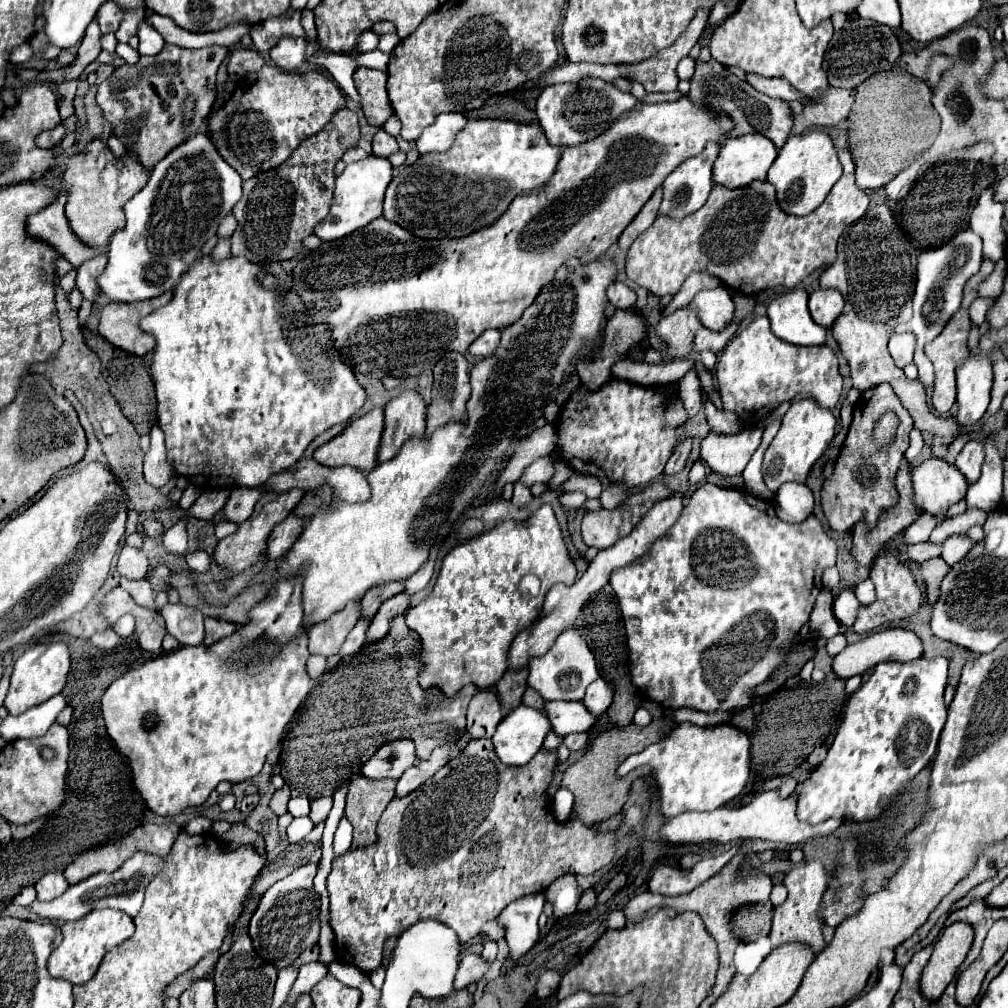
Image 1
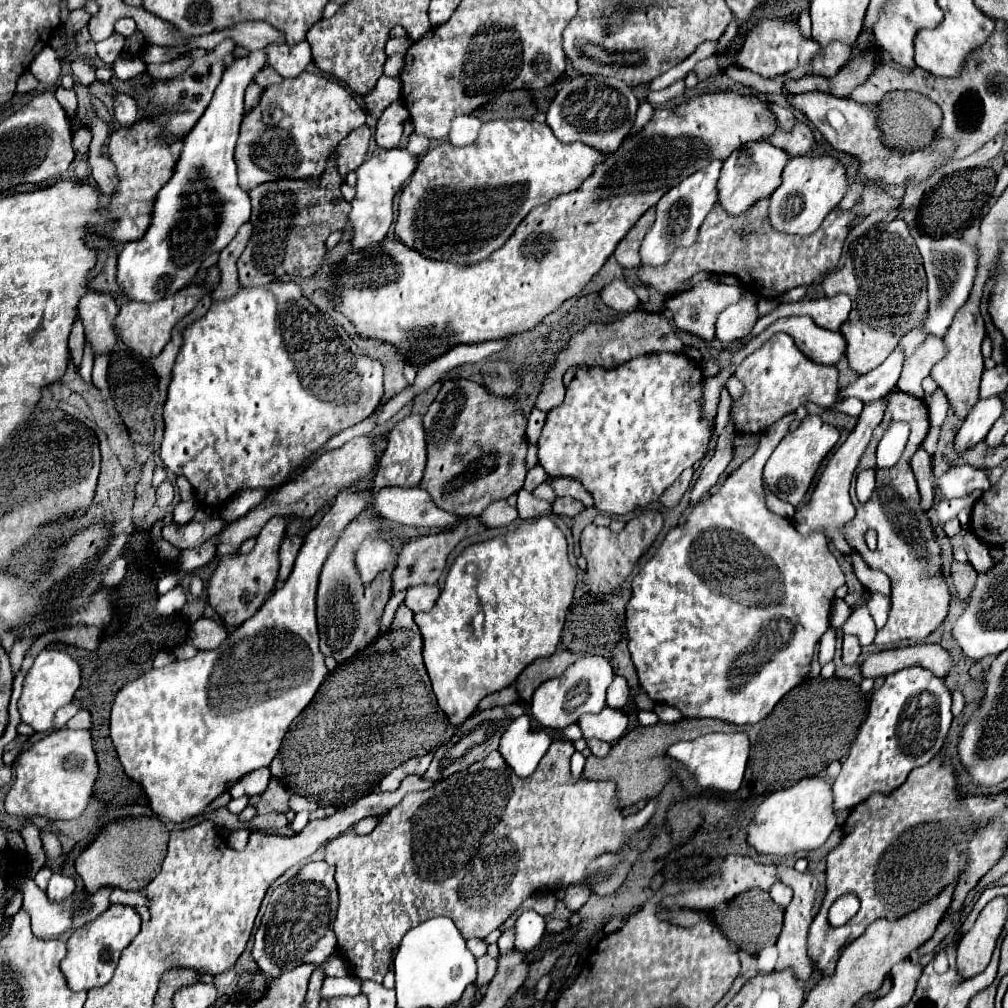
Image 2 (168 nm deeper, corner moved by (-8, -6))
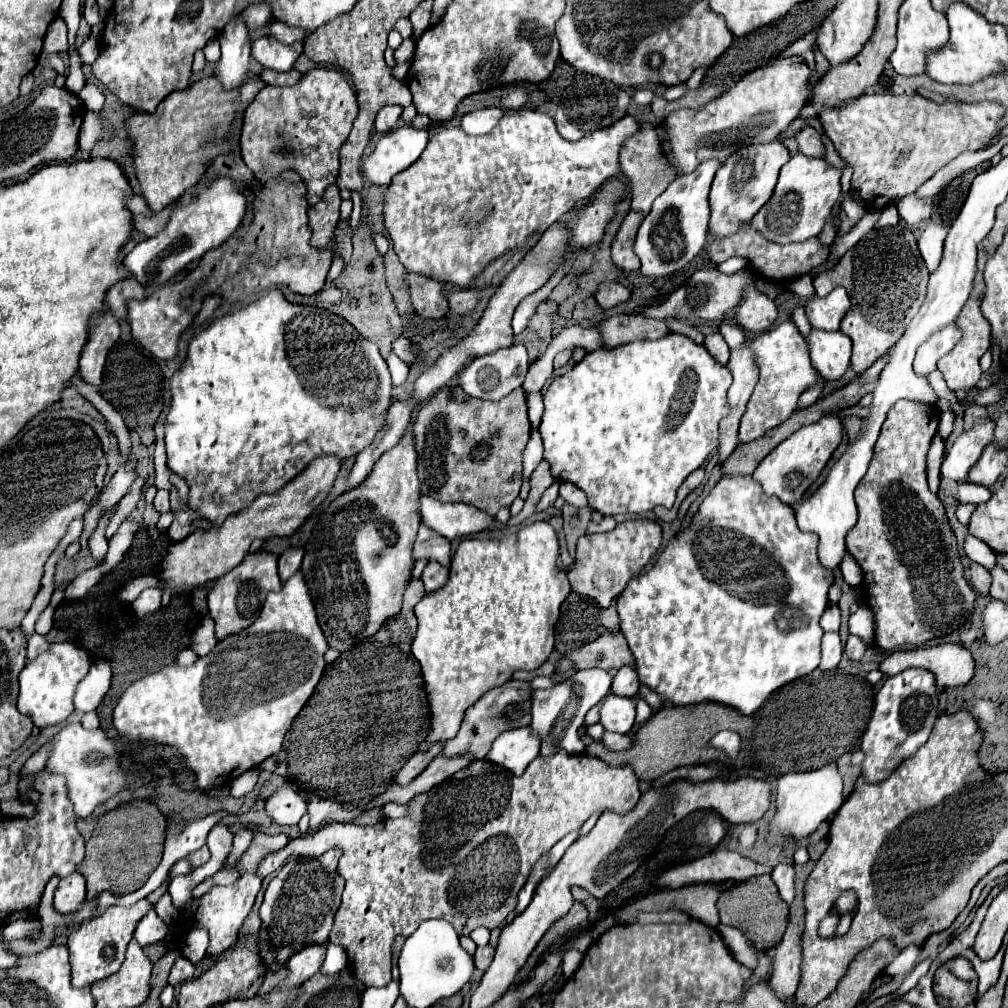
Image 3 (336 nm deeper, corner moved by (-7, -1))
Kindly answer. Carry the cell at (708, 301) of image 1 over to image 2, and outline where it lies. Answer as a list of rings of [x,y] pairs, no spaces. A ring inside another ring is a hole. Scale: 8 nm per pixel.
[[[745,293],[743,301],[723,309],[715,323],[715,335],[721,343],[733,343],[741,337],[747,337],[757,321],[757,299],[751,293]]]

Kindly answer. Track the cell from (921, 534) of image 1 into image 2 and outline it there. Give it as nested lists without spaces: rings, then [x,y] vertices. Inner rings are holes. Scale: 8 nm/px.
[[[973,491],[971,495],[963,497],[963,499],[949,499],[949,501],[941,501],[937,505],[937,517],[939,517],[939,525],[943,527],[947,521],[951,521],[953,517],[957,517],[957,513],[963,509],[963,507],[969,507],[973,505],[979,497],[981,497],[983,491]]]

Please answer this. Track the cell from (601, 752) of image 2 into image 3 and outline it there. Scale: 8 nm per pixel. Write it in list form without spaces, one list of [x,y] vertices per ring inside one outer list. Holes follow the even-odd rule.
[[[606,732],[602,738],[602,744],[606,744],[606,748],[610,748],[610,750],[628,750],[634,746],[634,738],[630,734]]]

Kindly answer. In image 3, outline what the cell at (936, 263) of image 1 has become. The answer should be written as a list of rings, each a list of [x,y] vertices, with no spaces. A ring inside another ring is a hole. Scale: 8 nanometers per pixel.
[[[928,222],[928,228],[922,232],[922,236],[918,240],[918,248],[920,248],[920,254],[926,262],[926,266],[928,266],[928,272],[934,272],[940,264],[946,234],[948,234],[946,228]]]

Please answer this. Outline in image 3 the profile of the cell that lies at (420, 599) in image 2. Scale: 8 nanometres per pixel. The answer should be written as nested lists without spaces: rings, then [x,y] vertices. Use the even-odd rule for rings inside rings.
[[[430,560],[426,570],[422,572],[422,582],[424,582],[426,592],[434,592],[436,588],[442,588],[446,580],[448,580],[448,566]]]

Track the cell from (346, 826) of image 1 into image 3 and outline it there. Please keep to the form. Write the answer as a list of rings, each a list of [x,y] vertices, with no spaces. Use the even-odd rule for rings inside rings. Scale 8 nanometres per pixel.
[[[390,802],[390,804],[386,804],[382,810],[384,810],[384,816],[386,816],[386,818],[402,818],[402,816],[406,816],[406,812],[408,812],[408,804]]]

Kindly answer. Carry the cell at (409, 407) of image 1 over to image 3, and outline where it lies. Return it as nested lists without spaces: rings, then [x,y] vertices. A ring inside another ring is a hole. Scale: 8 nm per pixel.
[[[406,432],[398,442],[398,446],[388,450],[374,464],[370,476],[366,478],[366,484],[350,488],[350,492],[344,492],[342,496],[334,498],[328,506],[322,508],[320,518],[312,530],[312,536],[304,546],[304,560],[300,570],[308,584],[308,592],[312,596],[318,614],[318,624],[332,648],[340,652],[350,650],[362,638],[370,638],[372,634],[376,634],[378,628],[388,618],[400,612],[402,594],[414,570],[414,558],[412,558],[414,536],[418,534],[418,526],[422,520],[418,516],[418,496],[420,496],[420,482],[416,472],[414,436]]]

